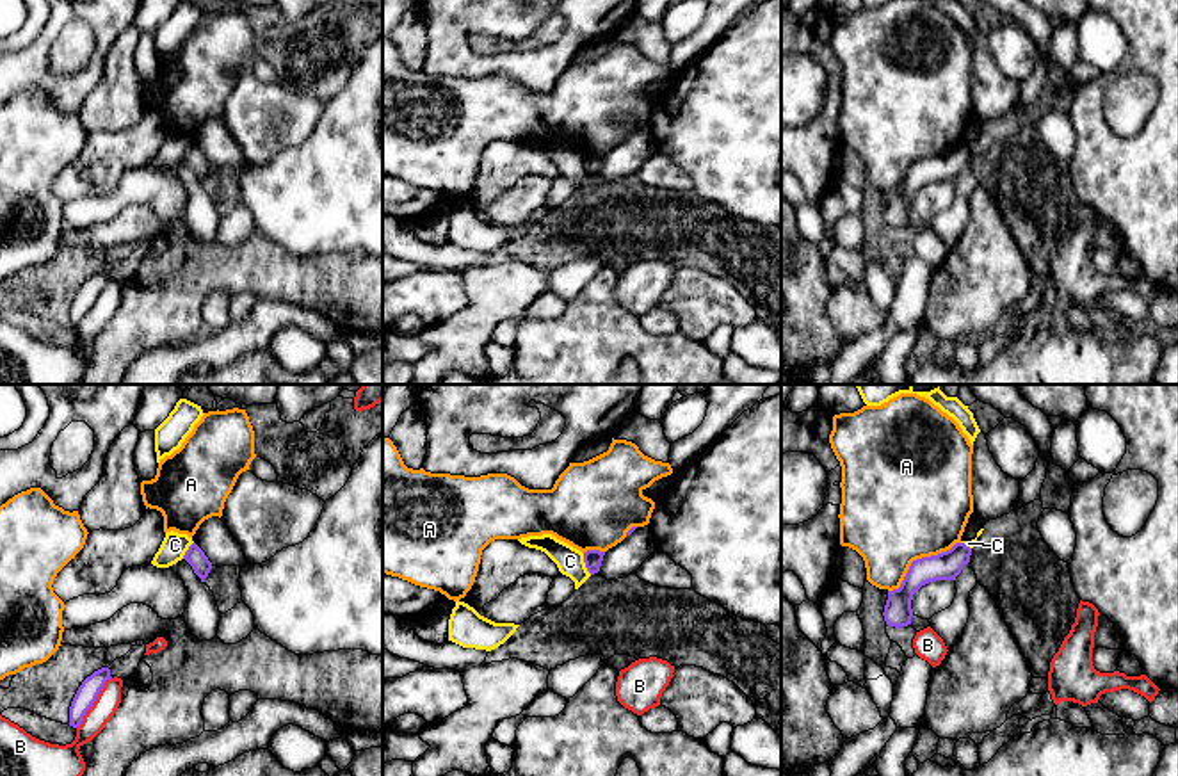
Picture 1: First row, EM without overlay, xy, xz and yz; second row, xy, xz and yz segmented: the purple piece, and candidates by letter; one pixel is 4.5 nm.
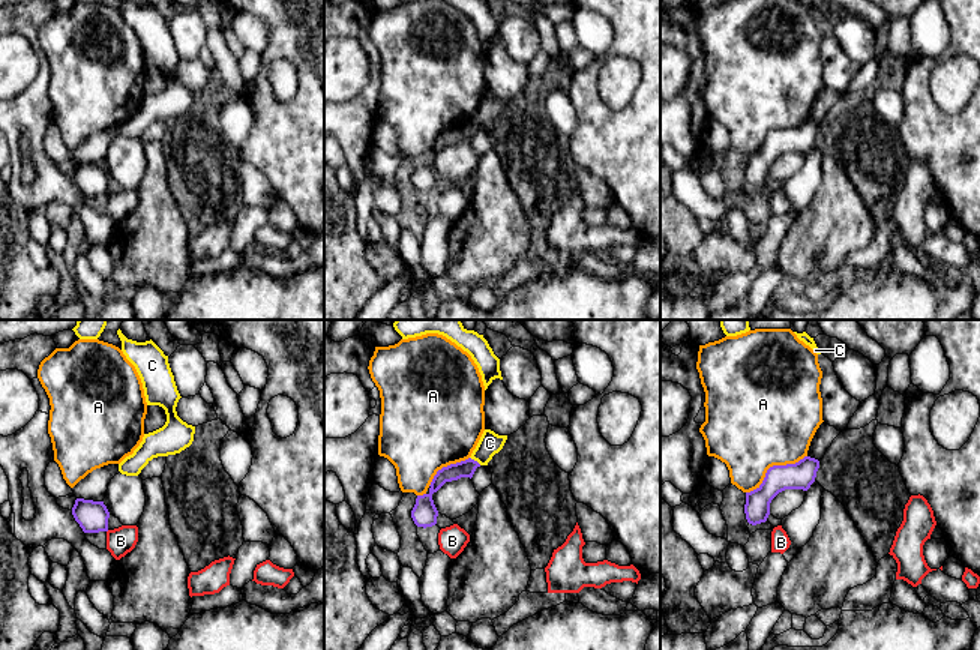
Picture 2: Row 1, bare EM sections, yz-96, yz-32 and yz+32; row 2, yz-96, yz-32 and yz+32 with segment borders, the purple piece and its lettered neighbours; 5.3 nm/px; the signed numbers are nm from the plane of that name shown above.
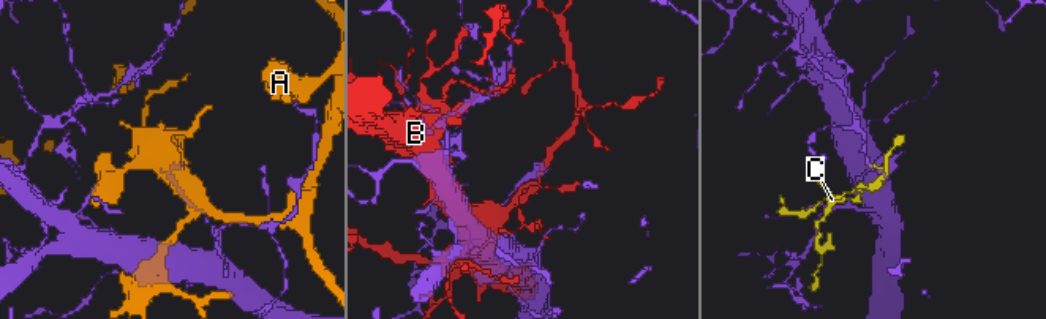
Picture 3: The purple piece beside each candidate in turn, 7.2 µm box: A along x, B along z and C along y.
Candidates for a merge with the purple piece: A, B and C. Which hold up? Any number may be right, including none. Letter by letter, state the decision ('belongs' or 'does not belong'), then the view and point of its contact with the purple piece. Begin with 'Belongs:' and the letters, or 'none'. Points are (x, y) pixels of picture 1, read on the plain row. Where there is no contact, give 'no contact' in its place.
Belongs: none
A: does not belong | yz (919, 161)
B: does not belong | xy (93, 303)
C: does not belong | xz (586, 166)

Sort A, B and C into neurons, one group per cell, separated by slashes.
A / B / C

